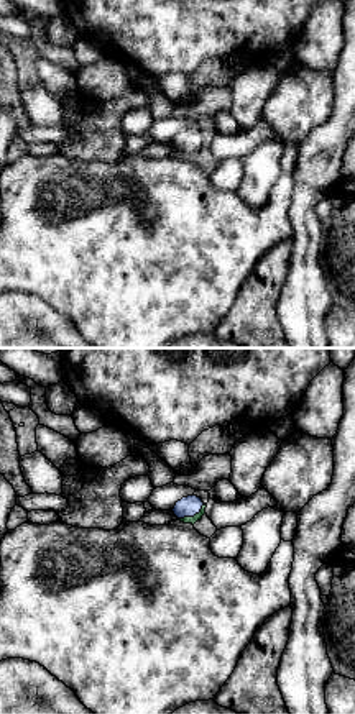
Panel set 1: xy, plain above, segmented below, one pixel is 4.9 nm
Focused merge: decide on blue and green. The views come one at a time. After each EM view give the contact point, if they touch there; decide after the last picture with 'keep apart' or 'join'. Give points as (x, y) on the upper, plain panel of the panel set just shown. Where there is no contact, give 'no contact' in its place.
meets blue at (191, 148)

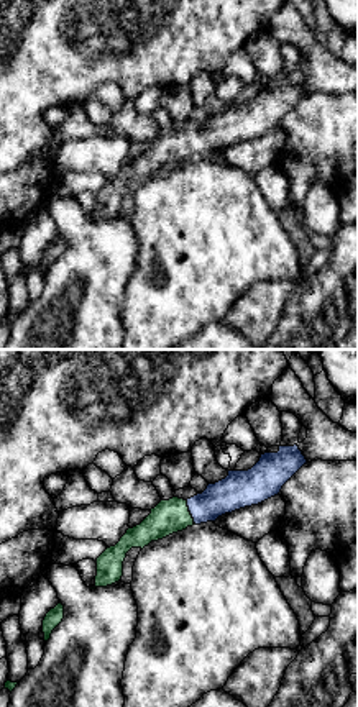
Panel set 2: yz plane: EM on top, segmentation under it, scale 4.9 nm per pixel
meets blue at (189, 143)

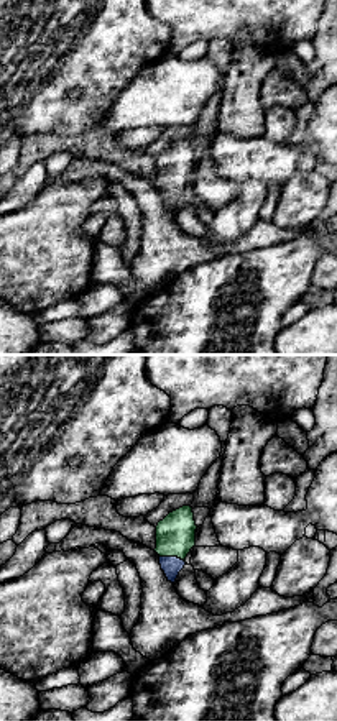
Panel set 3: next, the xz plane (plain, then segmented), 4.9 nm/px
meets blue at (173, 189)

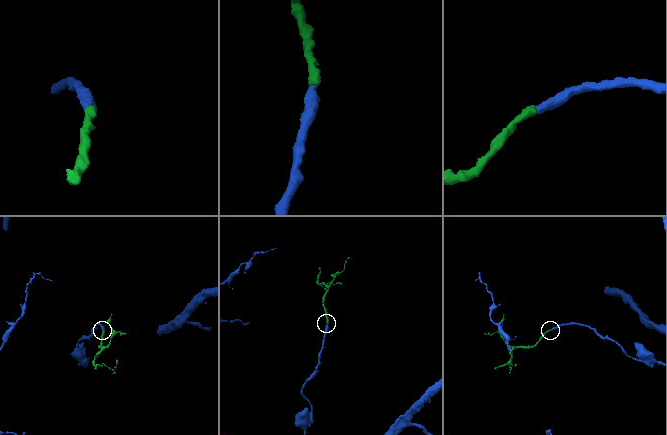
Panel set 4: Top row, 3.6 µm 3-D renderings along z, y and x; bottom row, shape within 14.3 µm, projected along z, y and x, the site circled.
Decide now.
join

